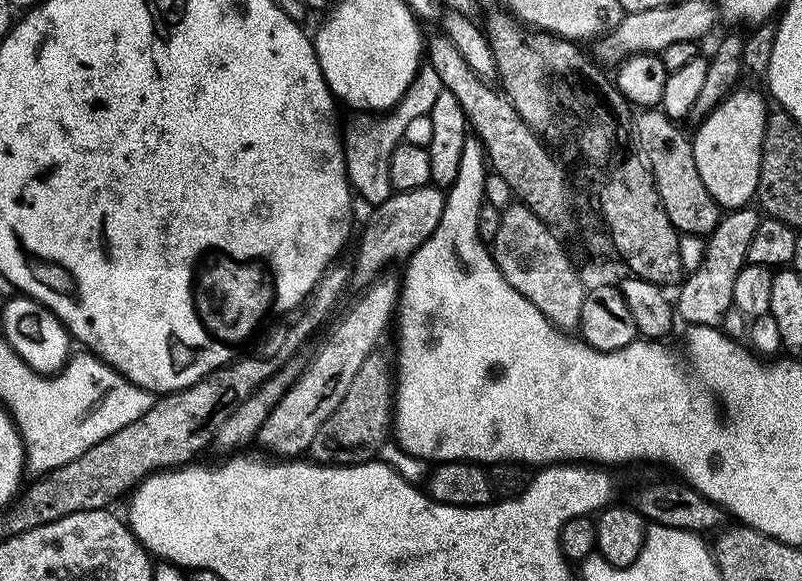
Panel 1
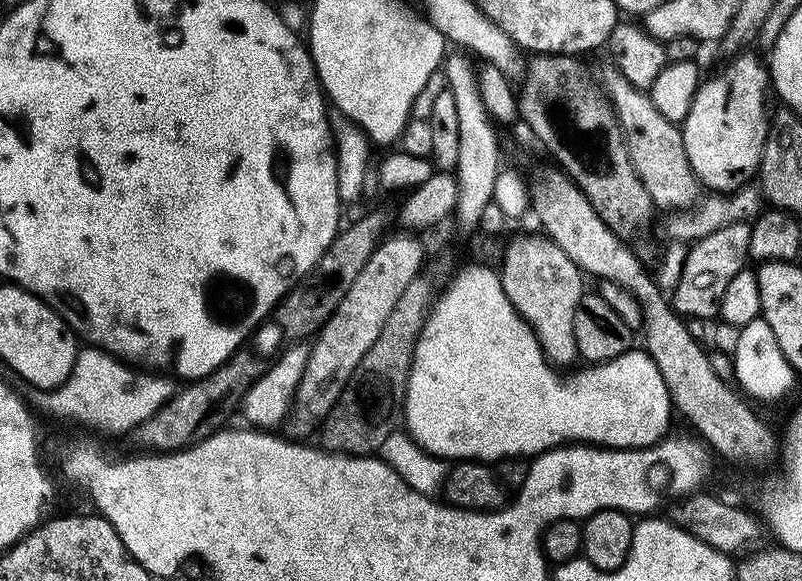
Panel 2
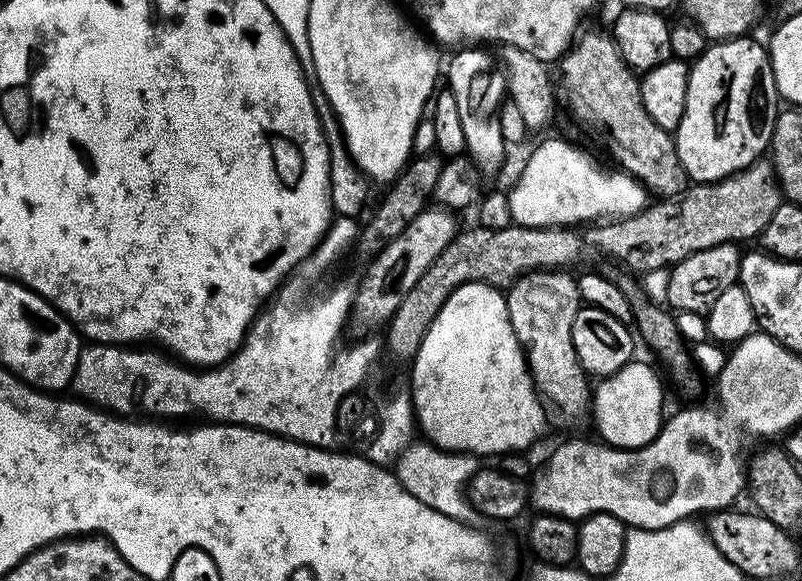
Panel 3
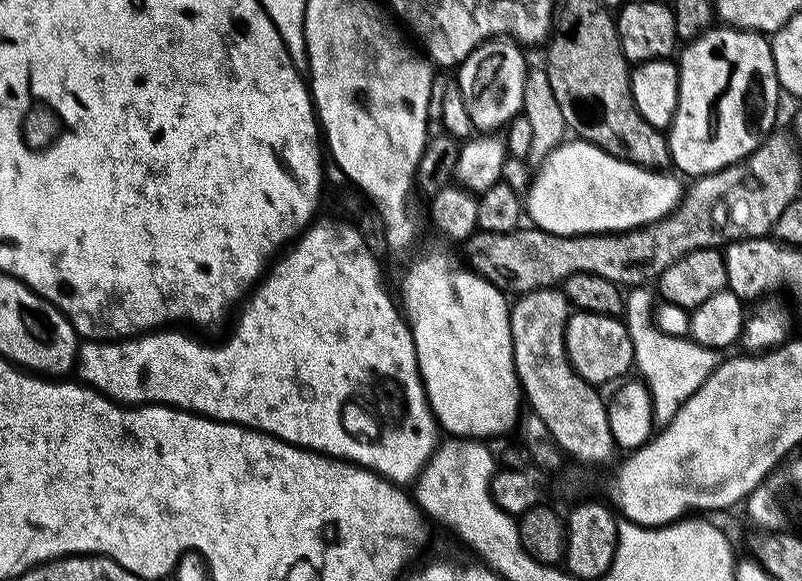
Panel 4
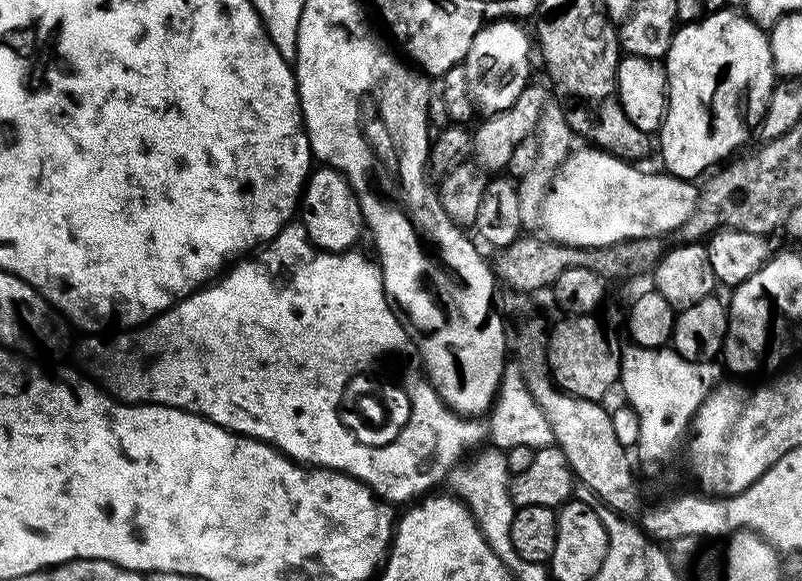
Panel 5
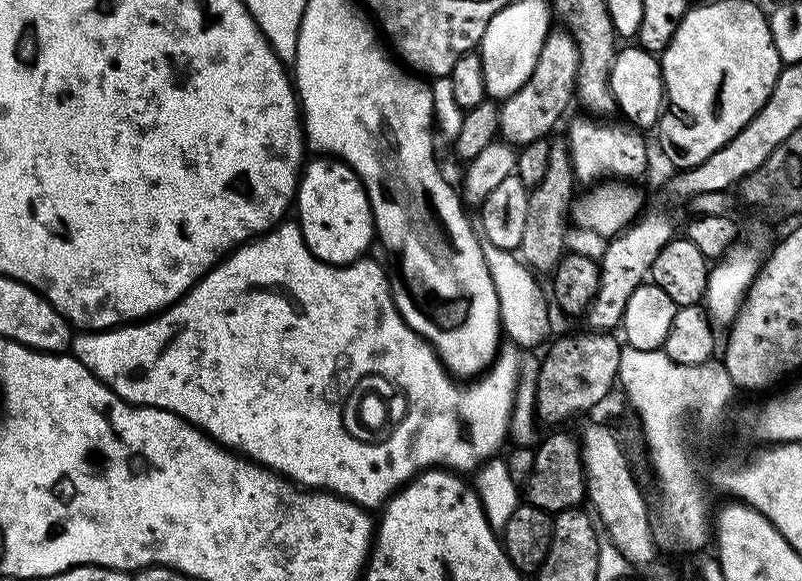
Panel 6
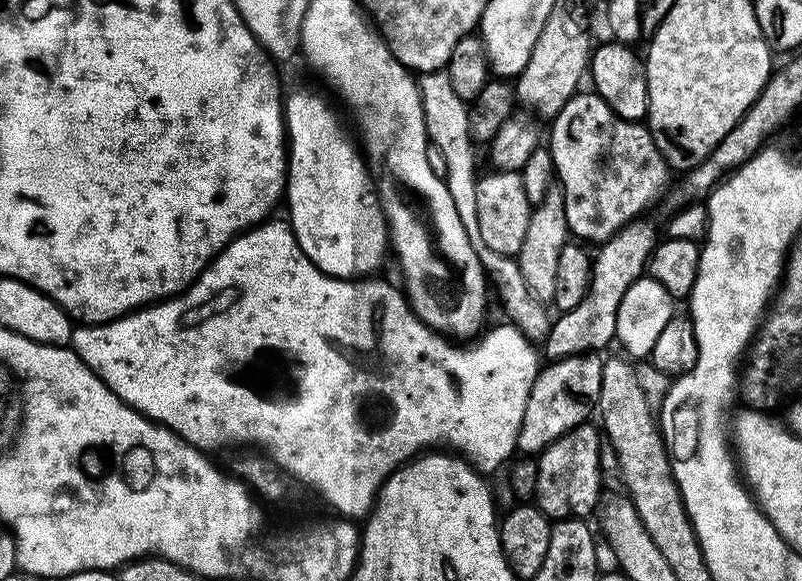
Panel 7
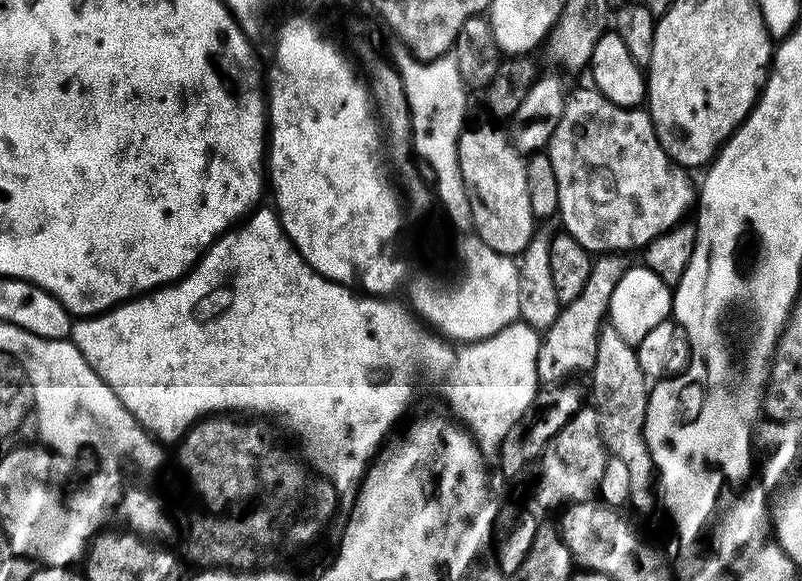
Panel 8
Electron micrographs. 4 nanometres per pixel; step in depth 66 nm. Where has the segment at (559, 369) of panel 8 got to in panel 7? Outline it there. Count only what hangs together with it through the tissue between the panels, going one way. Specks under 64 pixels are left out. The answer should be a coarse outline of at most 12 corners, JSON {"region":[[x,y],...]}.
{"region":[[633,222],[591,257],[578,306],[552,323],[549,361],[615,341],[626,290],[657,237]]}

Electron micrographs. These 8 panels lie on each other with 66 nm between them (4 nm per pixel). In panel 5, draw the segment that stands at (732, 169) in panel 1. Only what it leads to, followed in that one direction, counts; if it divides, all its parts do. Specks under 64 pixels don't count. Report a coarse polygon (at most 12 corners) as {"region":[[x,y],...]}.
{"region":[[725,6],[663,61],[663,167],[695,181],[754,136],[772,41]]}

